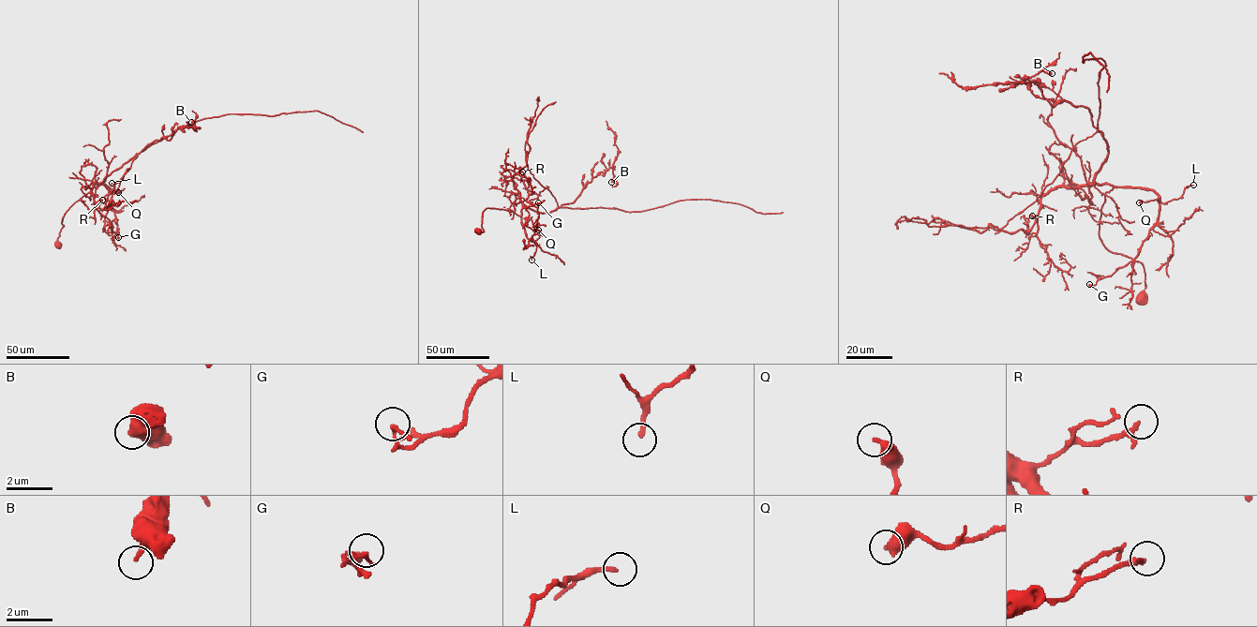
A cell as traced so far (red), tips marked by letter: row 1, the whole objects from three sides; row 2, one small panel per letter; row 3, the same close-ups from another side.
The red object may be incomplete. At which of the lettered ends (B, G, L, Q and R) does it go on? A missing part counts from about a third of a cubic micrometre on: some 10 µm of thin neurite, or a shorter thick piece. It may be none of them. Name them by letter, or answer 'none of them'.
none of them

